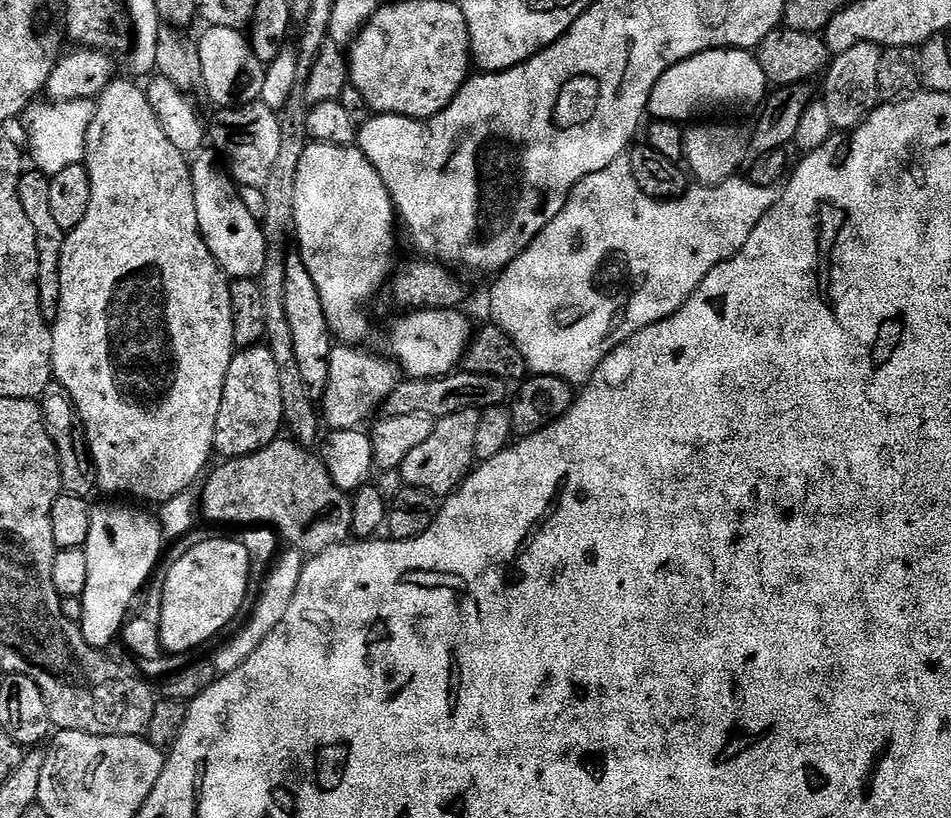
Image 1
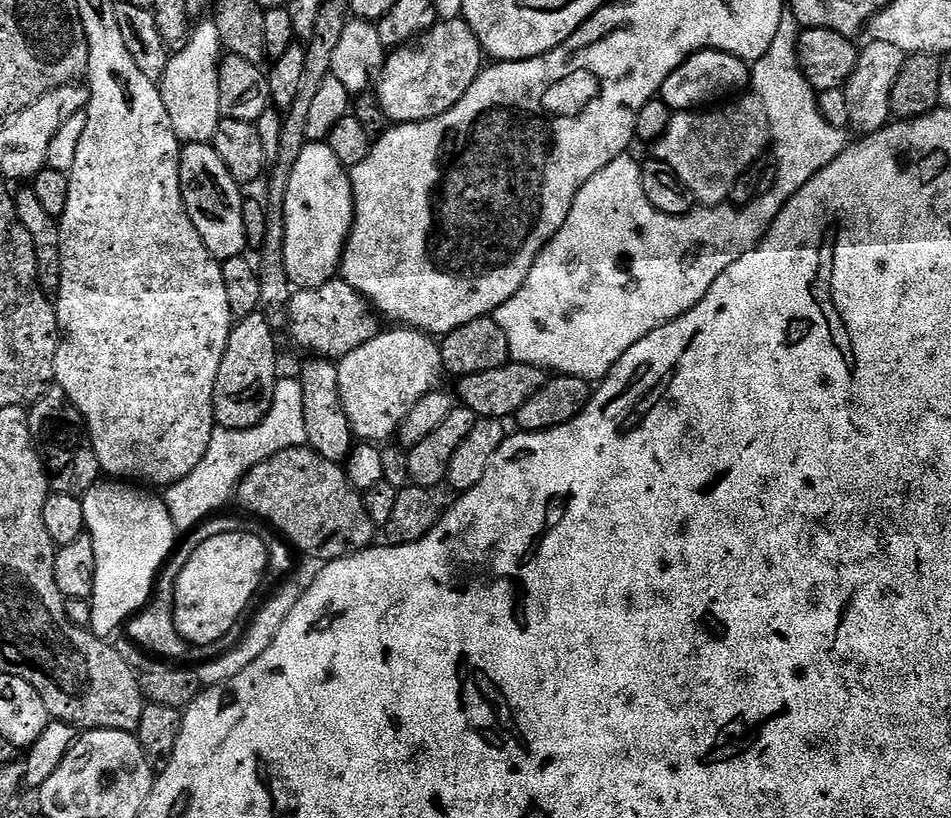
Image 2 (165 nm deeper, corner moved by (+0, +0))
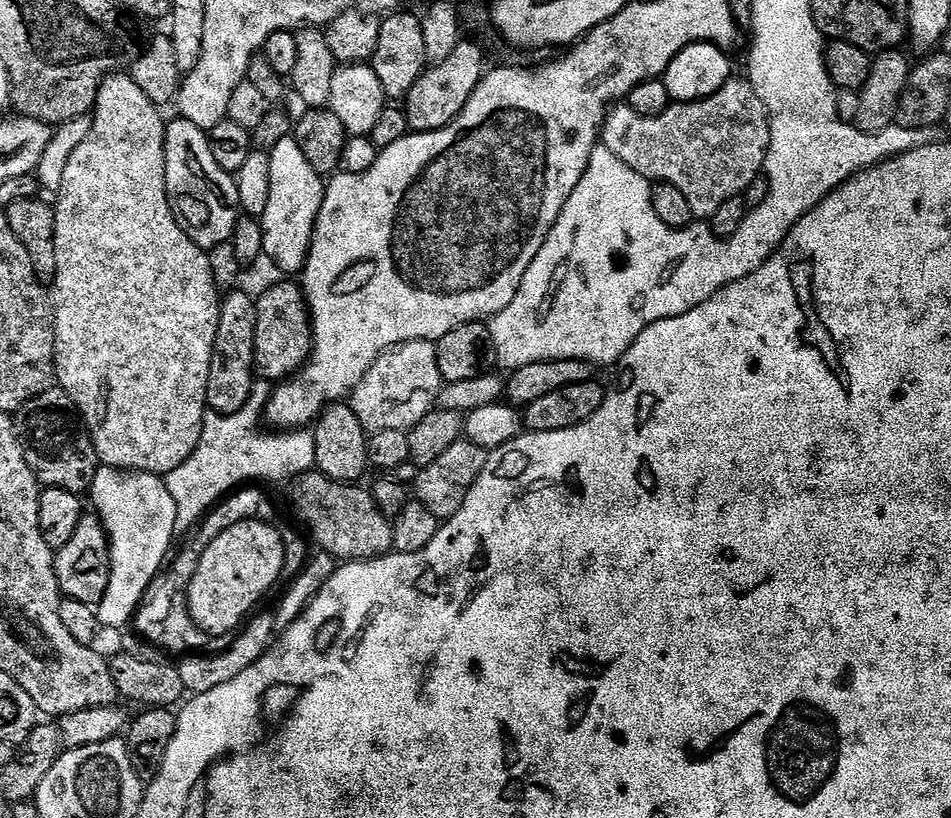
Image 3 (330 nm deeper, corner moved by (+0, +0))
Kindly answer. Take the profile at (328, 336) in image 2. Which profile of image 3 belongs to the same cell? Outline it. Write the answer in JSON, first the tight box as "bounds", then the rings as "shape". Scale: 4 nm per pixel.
{"bounds":[255,283,314,382],"shape":[[[299,283],[296,284],[272,284],[265,290],[261,296],[255,297],[256,302],[256,366],[255,375],[264,382],[283,382],[299,373],[305,364],[312,358],[312,349],[314,347],[314,337],[312,335],[312,318],[308,310],[308,301],[304,299],[304,290]]]}

